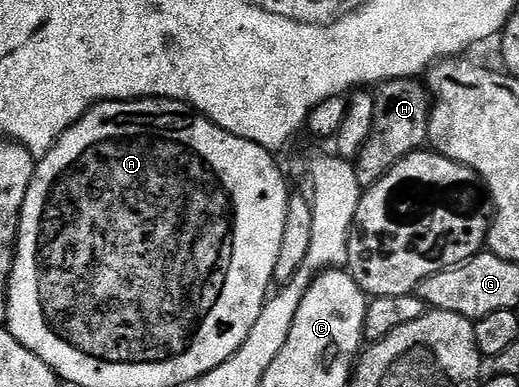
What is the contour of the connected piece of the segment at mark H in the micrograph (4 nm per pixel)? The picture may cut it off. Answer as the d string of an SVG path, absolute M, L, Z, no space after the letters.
M407 76L385 80L375 89L374 130L366 138L366 146L356 155L354 165L362 188L374 186L402 158L421 151L429 143L428 131L432 117L432 95L423 79Z

